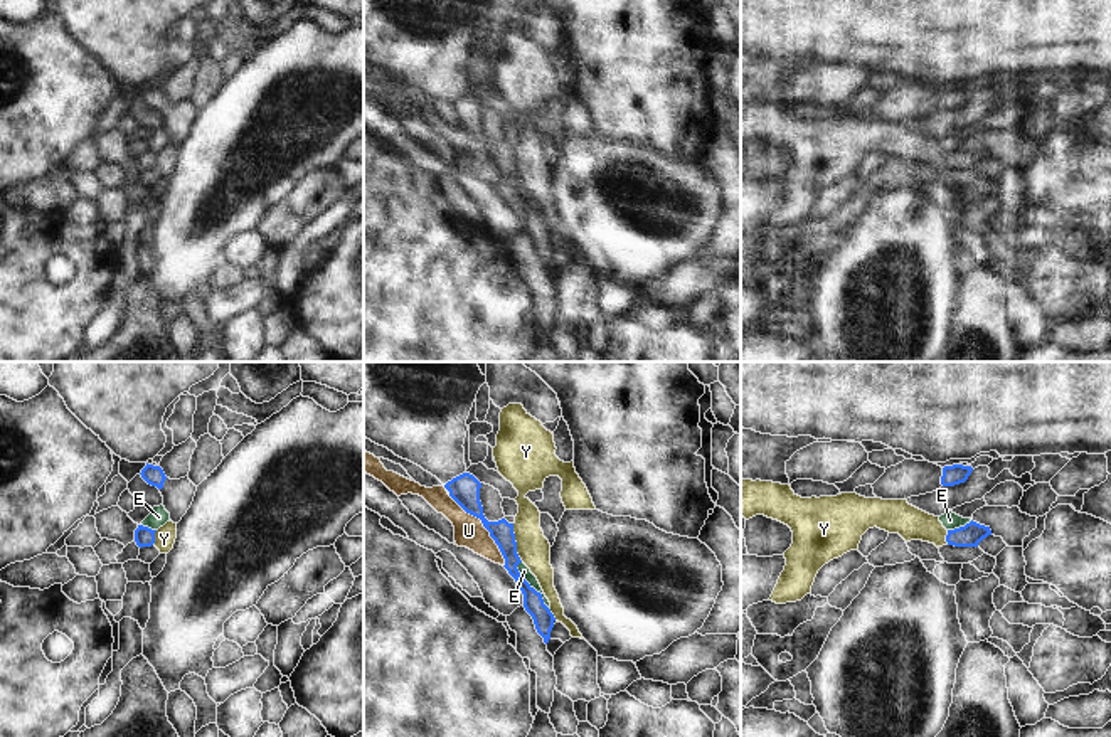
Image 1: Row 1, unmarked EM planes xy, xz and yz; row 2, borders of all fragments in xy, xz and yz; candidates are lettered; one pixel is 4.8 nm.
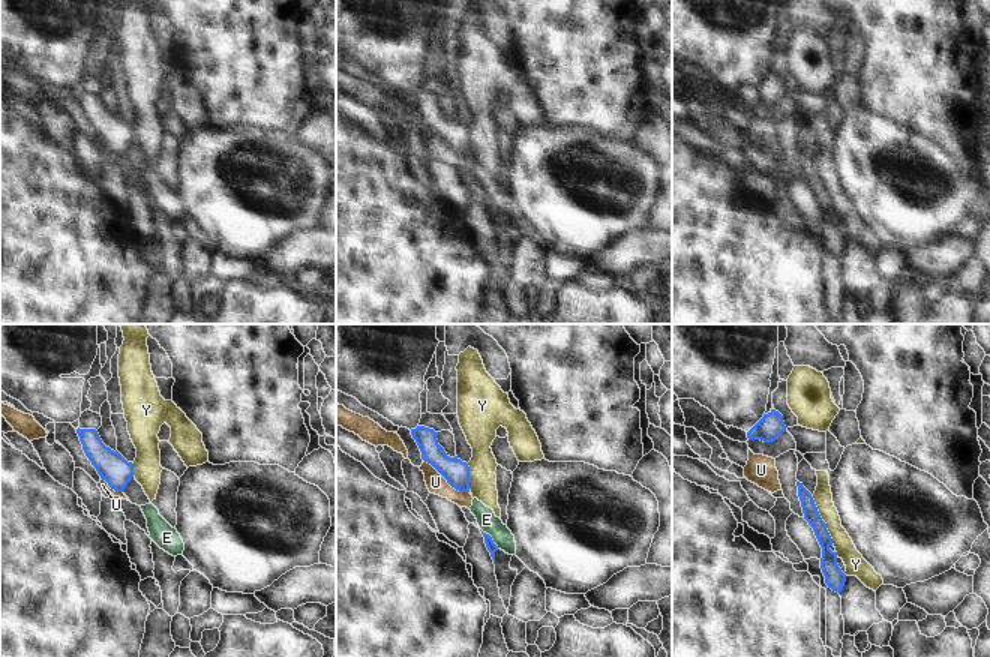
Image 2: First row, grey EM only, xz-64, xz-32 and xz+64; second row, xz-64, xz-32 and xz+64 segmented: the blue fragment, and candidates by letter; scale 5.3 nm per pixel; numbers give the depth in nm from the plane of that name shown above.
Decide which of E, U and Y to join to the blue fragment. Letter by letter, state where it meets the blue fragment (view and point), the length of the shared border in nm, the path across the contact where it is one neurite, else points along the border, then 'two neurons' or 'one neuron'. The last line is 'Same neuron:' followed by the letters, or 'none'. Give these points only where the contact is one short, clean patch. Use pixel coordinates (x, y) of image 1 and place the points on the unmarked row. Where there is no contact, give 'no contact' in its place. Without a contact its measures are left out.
E: xz (532, 211) | 280 nm | along xz (520, 184), (519, 196), (549, 233) | two neurons
U: xz (483, 148) | 440 nm | along xz (448, 118), (480, 143), (497, 169), (504, 189) | two neurons
Y: xz (515, 165) | 190 nm | two neurons
Same neuron: none

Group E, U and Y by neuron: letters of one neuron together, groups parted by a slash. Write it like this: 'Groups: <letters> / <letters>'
Groups: E U / Y.

